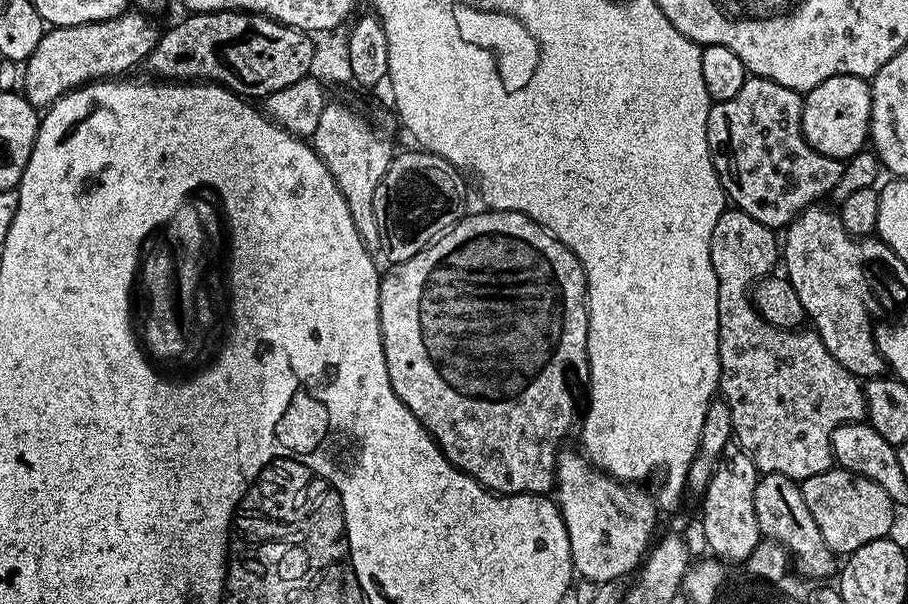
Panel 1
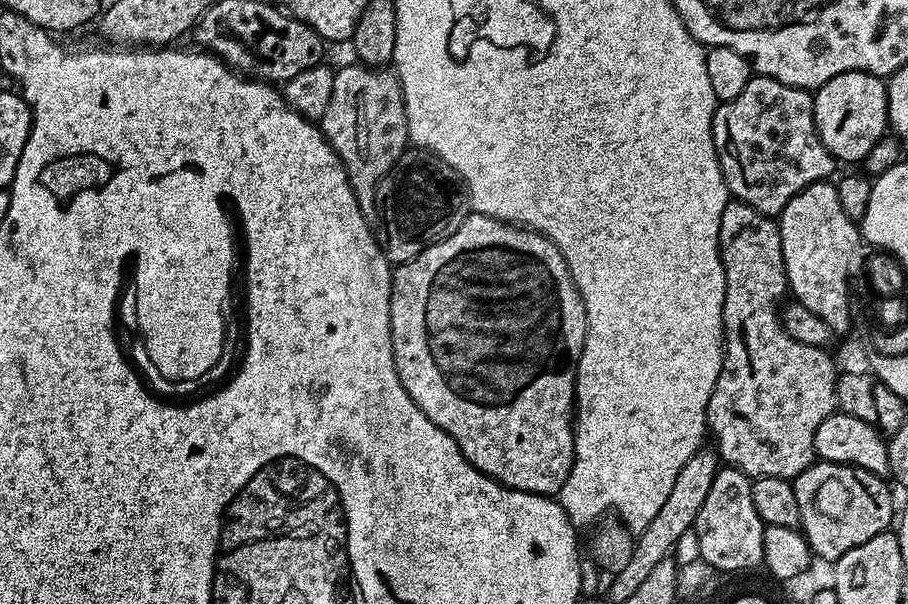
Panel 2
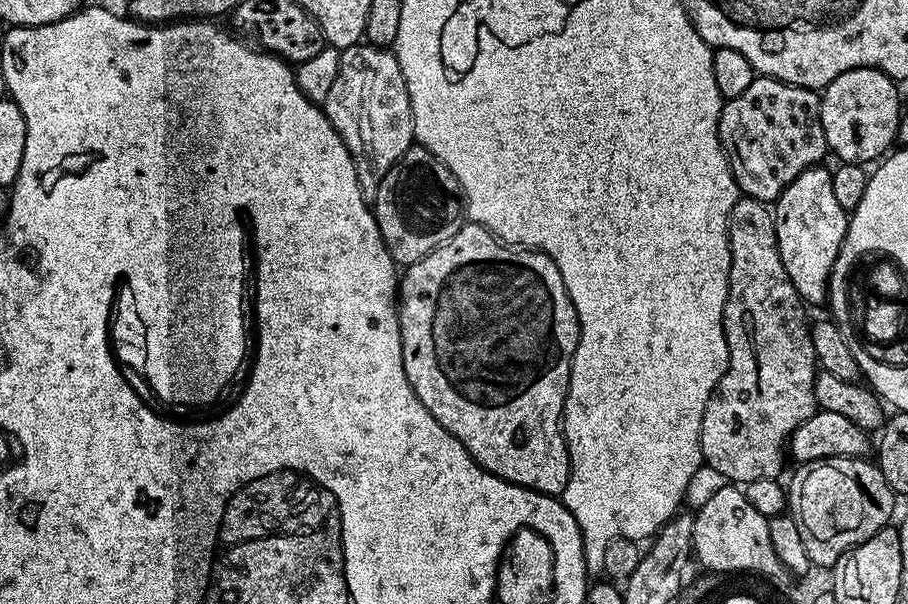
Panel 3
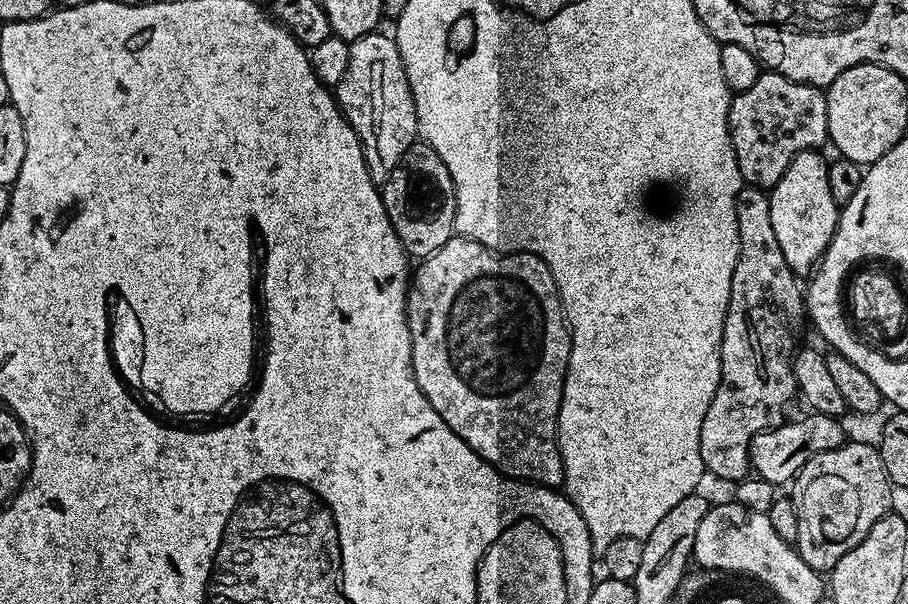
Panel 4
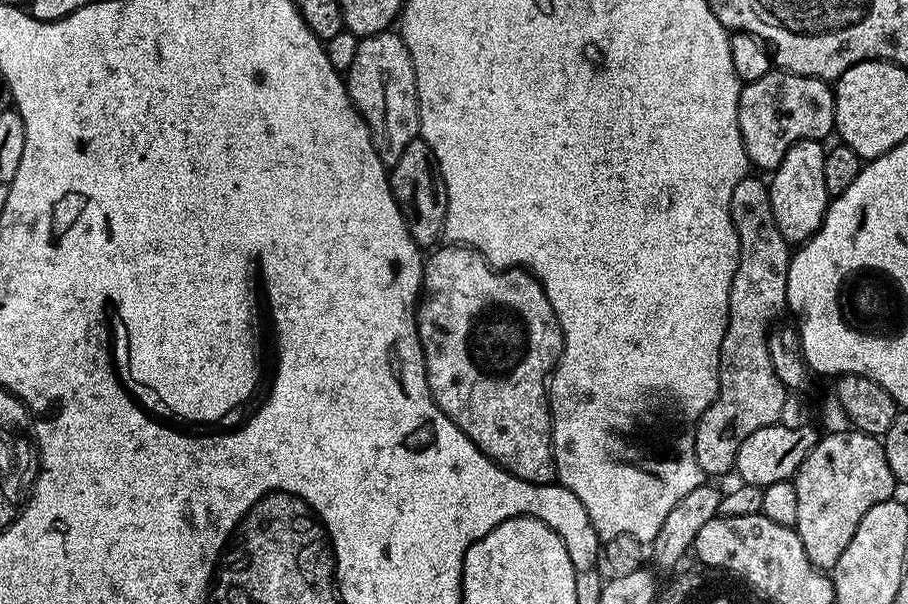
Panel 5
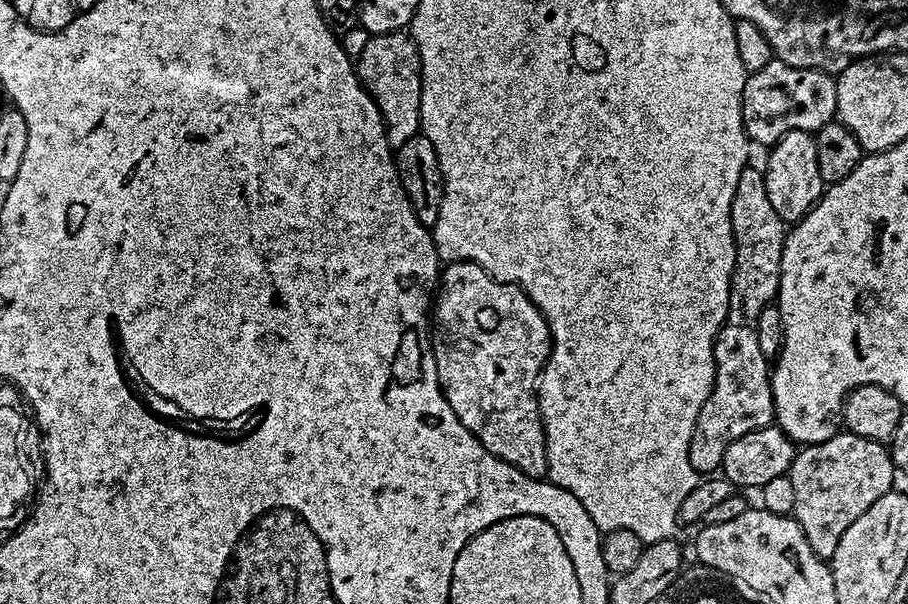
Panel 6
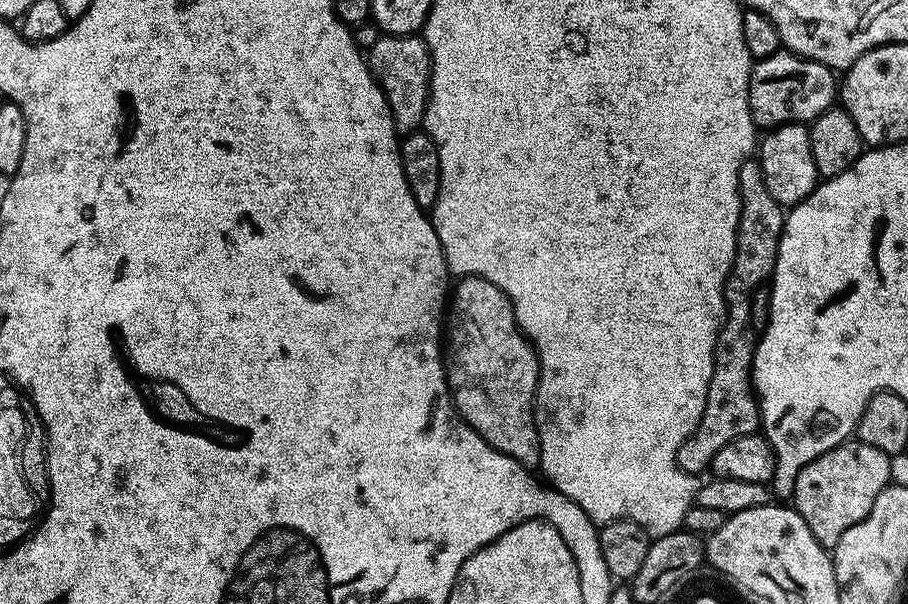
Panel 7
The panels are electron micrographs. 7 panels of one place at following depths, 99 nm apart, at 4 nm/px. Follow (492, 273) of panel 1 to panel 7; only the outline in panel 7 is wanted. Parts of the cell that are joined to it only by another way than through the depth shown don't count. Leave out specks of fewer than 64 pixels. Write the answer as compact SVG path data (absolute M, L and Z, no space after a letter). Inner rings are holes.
M465 276L455 285L450 296L450 307L446 312L446 335L442 340L442 355L444 358L444 373L448 376L448 391L452 393L452 403L456 405L456 411L460 413L460 419L467 422L475 432L489 444L494 450L514 458L523 468L529 470L539 469L540 466L540 439L536 429L536 413L534 405L536 402L536 383L540 377L540 359L536 357L536 350L532 347L532 341L527 339L520 331L516 315L512 309L512 300L494 282L486 282L486 278L477 276Z

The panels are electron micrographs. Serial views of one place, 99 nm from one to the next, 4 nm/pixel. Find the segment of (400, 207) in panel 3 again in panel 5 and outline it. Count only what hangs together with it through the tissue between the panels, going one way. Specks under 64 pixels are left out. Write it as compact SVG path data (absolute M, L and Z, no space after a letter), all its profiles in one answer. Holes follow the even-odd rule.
M417 138L402 150L398 162L390 169L392 193L398 202L398 210L402 210L402 218L414 238L414 242L421 246L435 245L444 235L446 222L446 186L440 173L430 146L425 140Z

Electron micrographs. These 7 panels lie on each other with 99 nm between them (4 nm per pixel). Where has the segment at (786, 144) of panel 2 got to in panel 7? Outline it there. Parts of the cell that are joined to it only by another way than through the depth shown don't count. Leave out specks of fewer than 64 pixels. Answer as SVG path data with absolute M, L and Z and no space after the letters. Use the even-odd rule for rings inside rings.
M781 50L775 56L757 60L752 65L748 101L752 121L757 129L771 130L783 124L811 125L837 100L837 73L818 62L804 60L801 56L793 56L791 52Z

